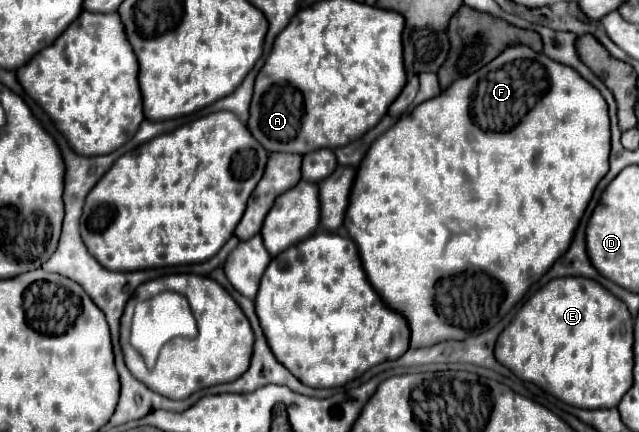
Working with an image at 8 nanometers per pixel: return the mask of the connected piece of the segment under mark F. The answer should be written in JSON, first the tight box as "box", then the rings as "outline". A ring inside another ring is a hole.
{"box":[344,45,610,347],"outline":[[[524,45],[508,47],[502,55],[498,55],[492,63],[488,63],[474,75],[456,79],[438,97],[420,103],[412,113],[402,115],[386,133],[382,133],[370,145],[366,157],[356,169],[350,203],[344,215],[344,227],[358,245],[362,267],[368,275],[368,281],[374,283],[372,287],[378,291],[378,295],[382,295],[386,307],[400,311],[400,315],[410,325],[410,347],[428,347],[448,339],[462,341],[468,335],[478,335],[492,329],[526,295],[530,285],[536,283],[570,247],[572,235],[584,215],[584,209],[588,207],[598,181],[608,171],[608,155],[610,121],[608,107],[600,91],[586,83],[586,79],[582,79],[574,69],[562,63],[554,63],[552,59],[546,59],[546,55],[536,53]],[[460,237],[466,237],[468,243],[458,243],[456,239]]]}

